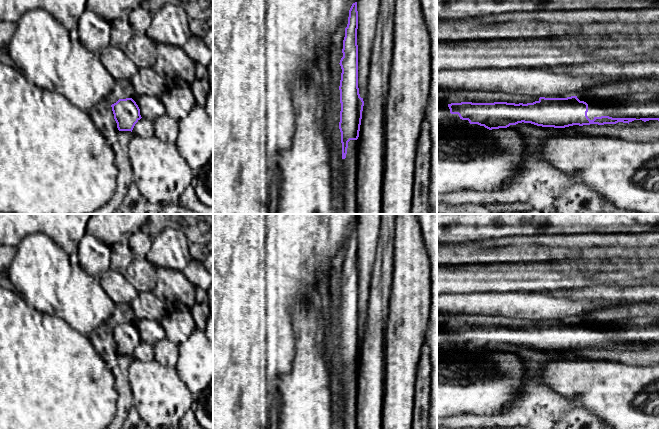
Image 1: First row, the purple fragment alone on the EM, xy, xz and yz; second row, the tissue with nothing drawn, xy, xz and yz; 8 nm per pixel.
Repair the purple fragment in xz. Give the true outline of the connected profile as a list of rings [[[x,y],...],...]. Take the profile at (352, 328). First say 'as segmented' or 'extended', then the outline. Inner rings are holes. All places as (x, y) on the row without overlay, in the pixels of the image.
extended | [[[357,214],[357,219],[357,225],[349,234],[343,281],[339,287],[342,293],[339,310],[342,383],[346,382],[348,366],[359,361],[382,214]]]

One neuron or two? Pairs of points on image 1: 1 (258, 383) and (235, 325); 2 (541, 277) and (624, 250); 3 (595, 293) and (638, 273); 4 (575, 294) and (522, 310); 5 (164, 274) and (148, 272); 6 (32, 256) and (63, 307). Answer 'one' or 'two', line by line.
1: one
2: two
3: two
4: two
5: two
6: one

